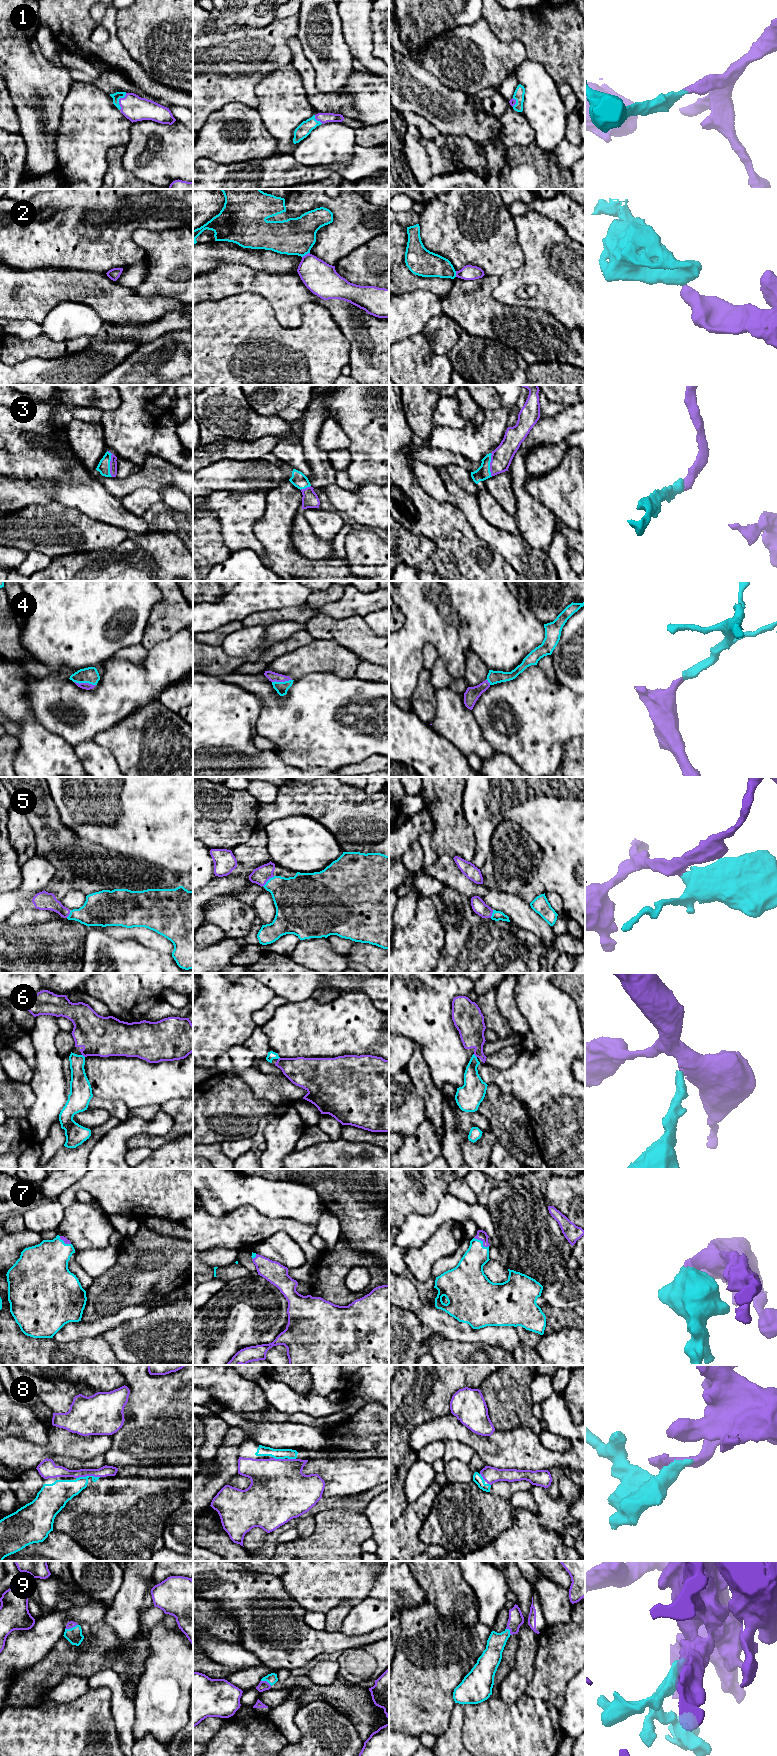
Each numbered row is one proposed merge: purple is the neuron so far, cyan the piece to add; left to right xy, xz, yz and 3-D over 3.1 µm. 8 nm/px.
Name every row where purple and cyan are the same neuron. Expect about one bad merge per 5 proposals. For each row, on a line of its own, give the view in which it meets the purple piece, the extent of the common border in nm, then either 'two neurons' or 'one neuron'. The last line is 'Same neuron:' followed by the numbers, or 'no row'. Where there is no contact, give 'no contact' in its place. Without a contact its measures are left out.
1: contact in xy; length 150 nm; one neuron
2: contact in xz; length 80 nm; two neurons
3: contact in xy; length 220 nm; one neuron
4: contact in xy; length 180 nm; one neuron
5: contact in xz; length 130 nm; one neuron
6: contact in yz; length 40 nm; one neuron
7: contact in yz; length 140 nm; one neuron
8: contact in xy; length 190 nm; one neuron
9: contact in xy; length 110 nm; one neuron
Same neuron: 1, 3, 4, 5, 6, 7, 8, 9

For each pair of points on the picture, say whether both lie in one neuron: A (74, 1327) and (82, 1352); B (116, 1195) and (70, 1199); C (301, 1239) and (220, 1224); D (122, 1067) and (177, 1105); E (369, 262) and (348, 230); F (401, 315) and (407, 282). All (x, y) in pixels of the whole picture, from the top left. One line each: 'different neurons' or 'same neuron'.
A: different neurons
B: same neuron
C: same neuron
D: different neurons
E: different neurons
F: different neurons

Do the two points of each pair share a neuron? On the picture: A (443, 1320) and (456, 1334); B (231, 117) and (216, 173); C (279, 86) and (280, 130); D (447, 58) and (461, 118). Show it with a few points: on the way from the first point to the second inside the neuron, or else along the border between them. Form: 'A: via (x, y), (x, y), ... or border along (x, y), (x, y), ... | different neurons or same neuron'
A: via (445, 1323), (453, 1331) | same neuron
B: border along (203, 158), (208, 158), (218, 163), (243, 162) | different neurons
C: via (279, 97), (280, 119) | same neuron
D: border along (434, 76), (449, 88), (458, 89), (466, 94) | different neurons

